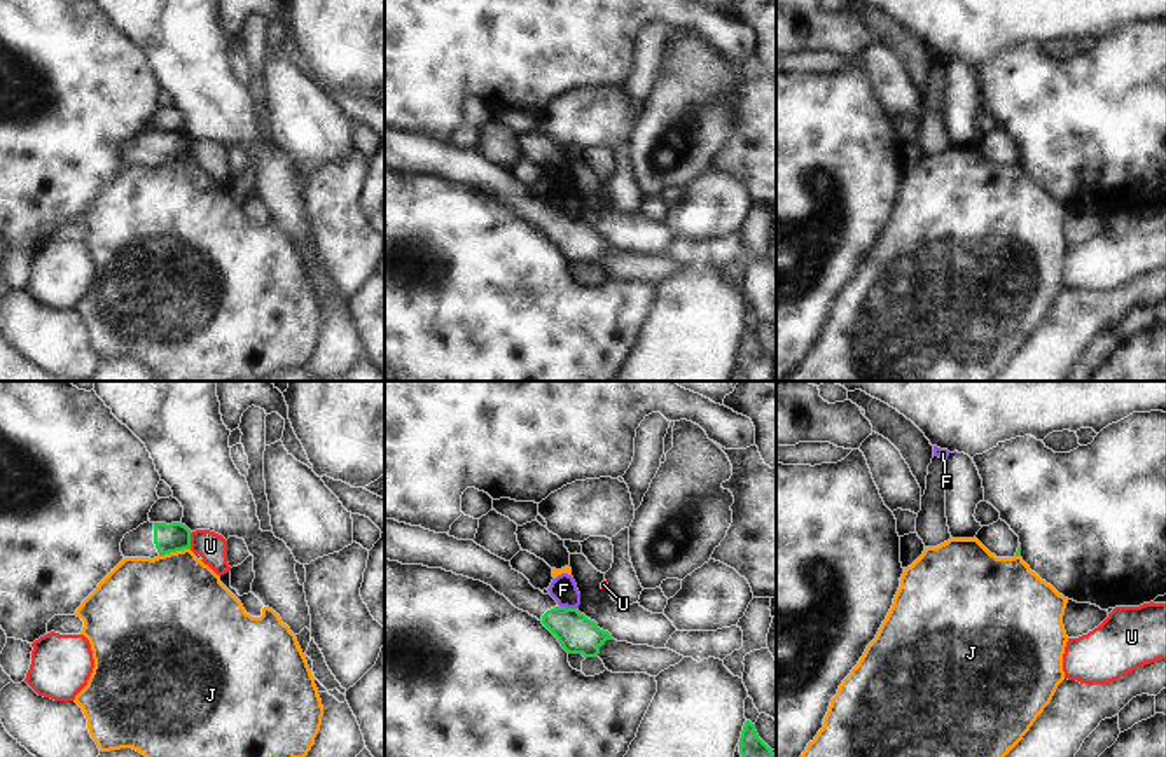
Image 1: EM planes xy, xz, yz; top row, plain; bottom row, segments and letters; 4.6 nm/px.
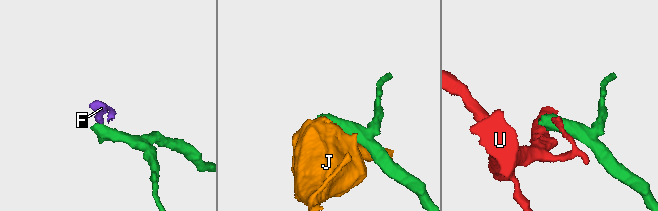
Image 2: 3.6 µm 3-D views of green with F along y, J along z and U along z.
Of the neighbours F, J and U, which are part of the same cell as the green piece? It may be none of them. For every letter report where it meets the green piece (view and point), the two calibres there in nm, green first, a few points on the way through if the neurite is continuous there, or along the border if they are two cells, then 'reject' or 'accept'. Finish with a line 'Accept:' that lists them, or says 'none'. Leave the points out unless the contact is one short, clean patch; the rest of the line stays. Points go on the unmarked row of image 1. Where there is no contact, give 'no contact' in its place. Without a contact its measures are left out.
F: xz (569, 217) | 180/120 nm | along xz (560, 214), (576, 217) | reject
J: xy (173, 159) | 130/480 nm | along xy (189, 156), (159, 165) | reject
U: xy (189, 149) | 130/140 nm | reject
Accept: none

